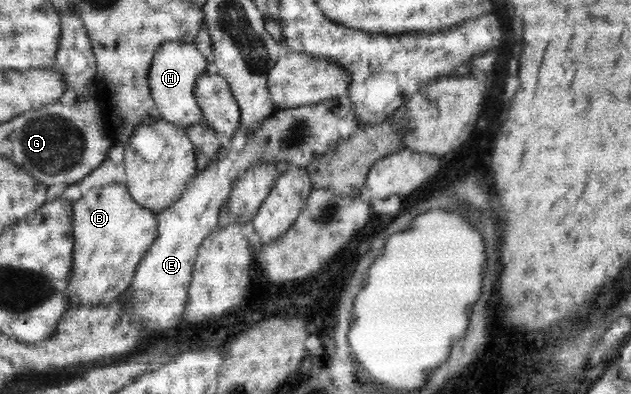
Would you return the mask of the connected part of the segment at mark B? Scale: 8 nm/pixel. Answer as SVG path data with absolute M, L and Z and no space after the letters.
M119 183L90 188L81 199L72 204L72 208L74 244L69 276L69 306L104 305L113 302L129 289L137 267L155 242L158 234L157 216L135 202L128 187Z

